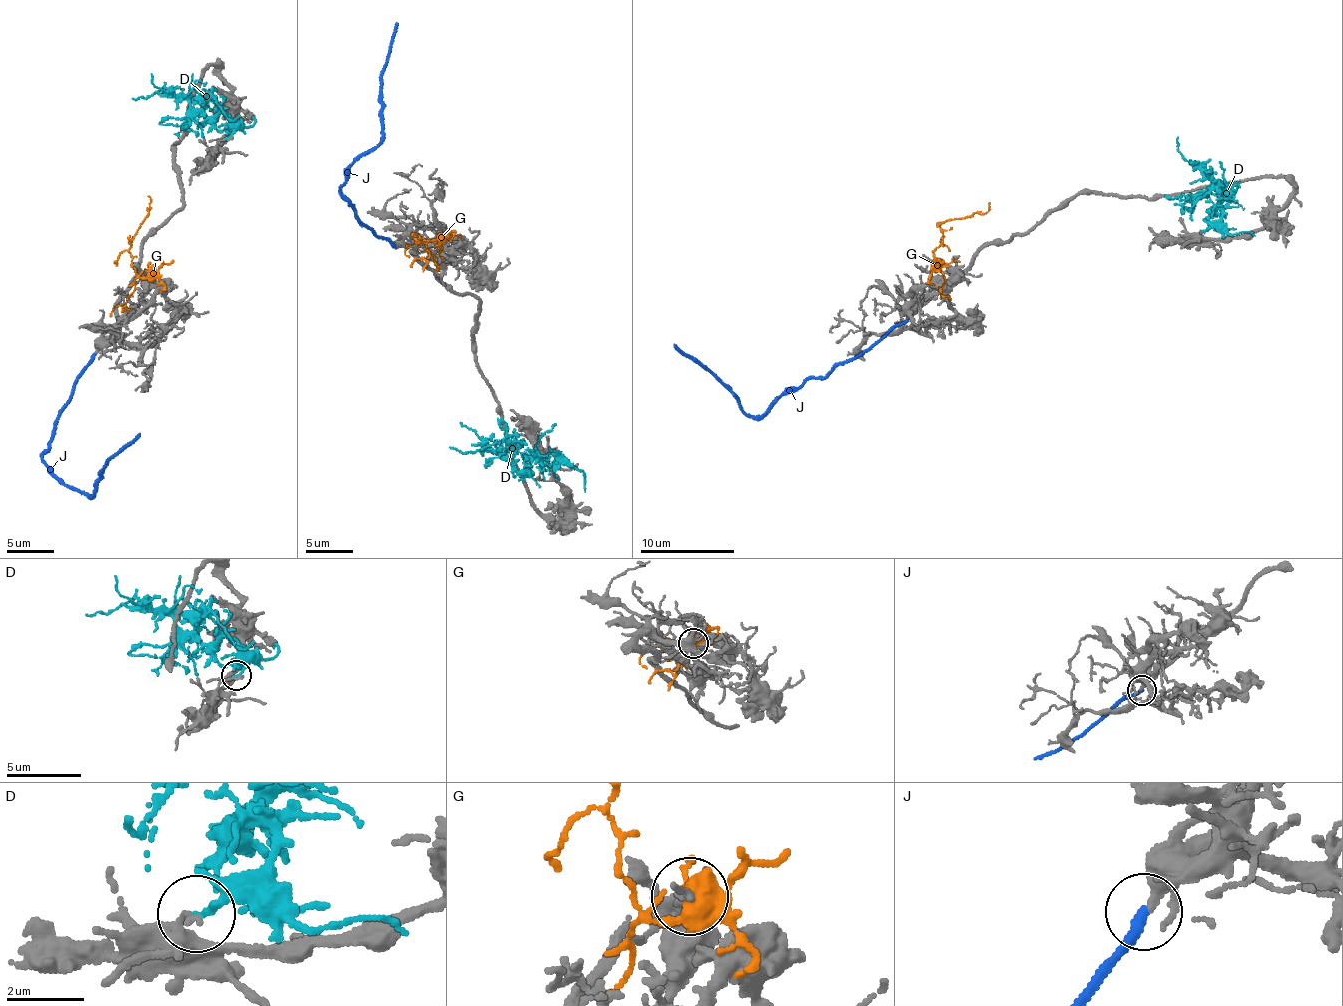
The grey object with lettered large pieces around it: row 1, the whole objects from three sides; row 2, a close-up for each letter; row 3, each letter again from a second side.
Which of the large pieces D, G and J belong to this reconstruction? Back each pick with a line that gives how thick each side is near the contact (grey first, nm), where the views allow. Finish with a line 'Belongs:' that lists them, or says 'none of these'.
J: calibres 400 and 280 nm
Belongs: J

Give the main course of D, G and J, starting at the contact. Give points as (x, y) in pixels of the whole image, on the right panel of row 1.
D: (1203, 230), (1217, 219), (1221, 213), (1218, 193), (1228, 189), (1193, 167), (1179, 149), (1178, 137)
G: (940, 263), (935, 262), (934, 251), (943, 239), (939, 227), (950, 220), (986, 211), (990, 202)
J: (907, 321), (830, 372), (800, 386), (786, 387), (762, 414), (748, 415), (739, 398), (673, 343)

